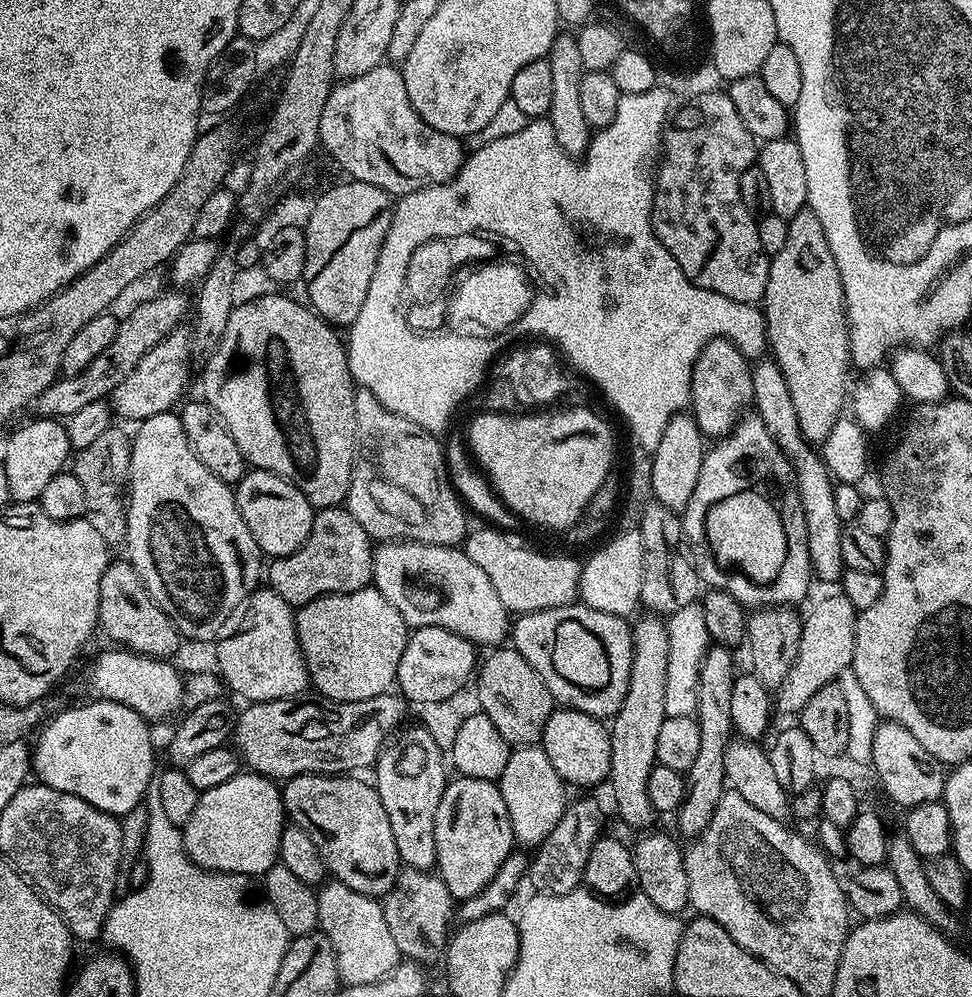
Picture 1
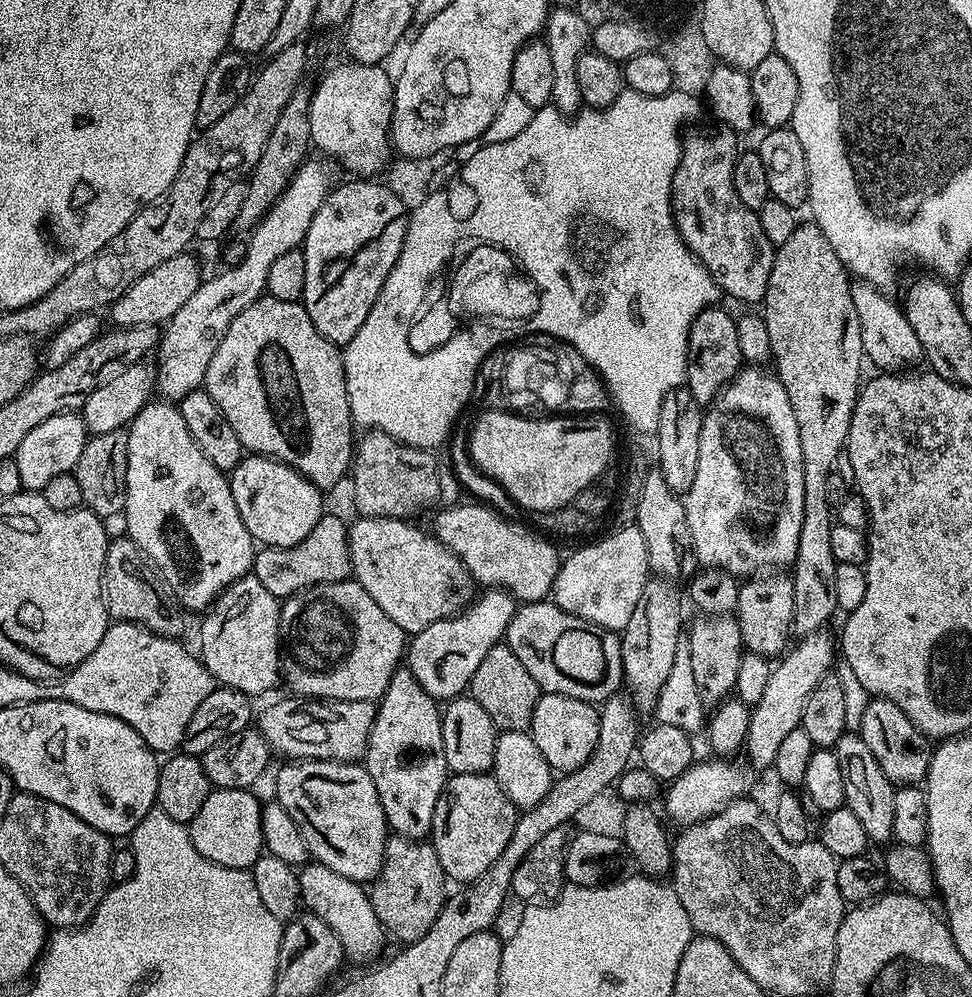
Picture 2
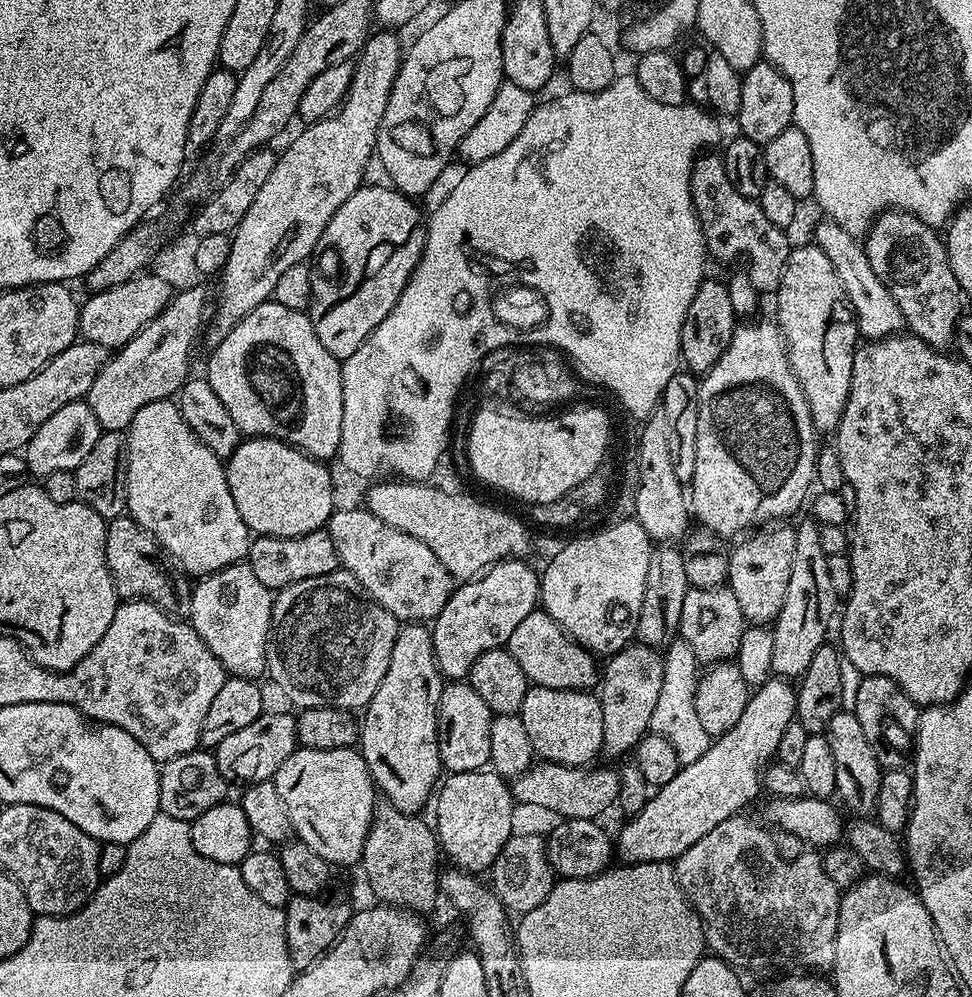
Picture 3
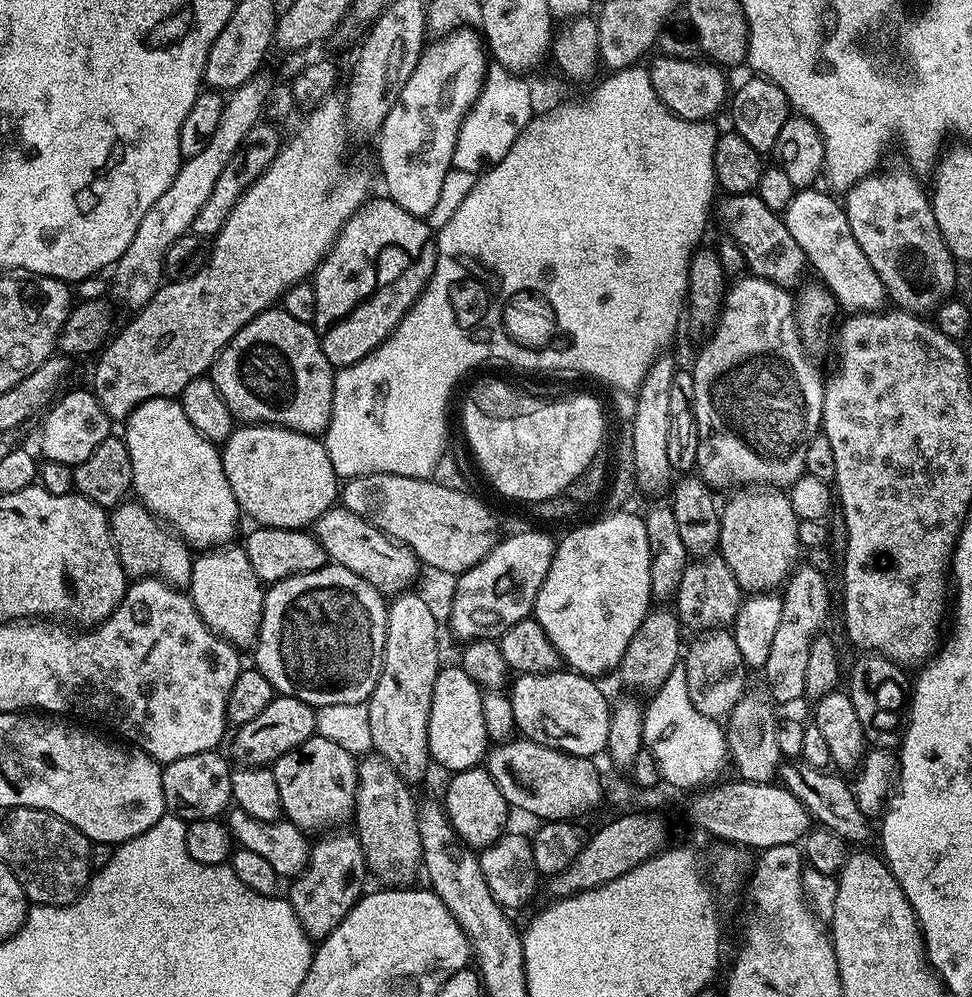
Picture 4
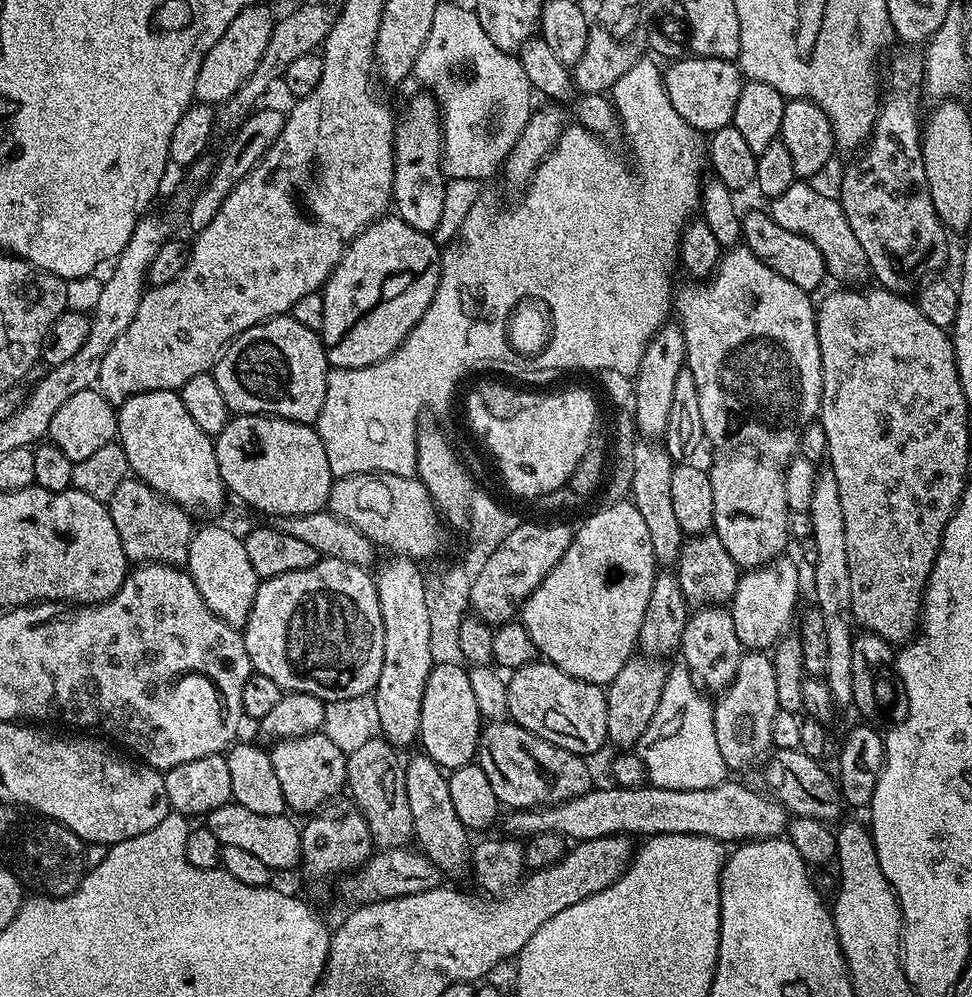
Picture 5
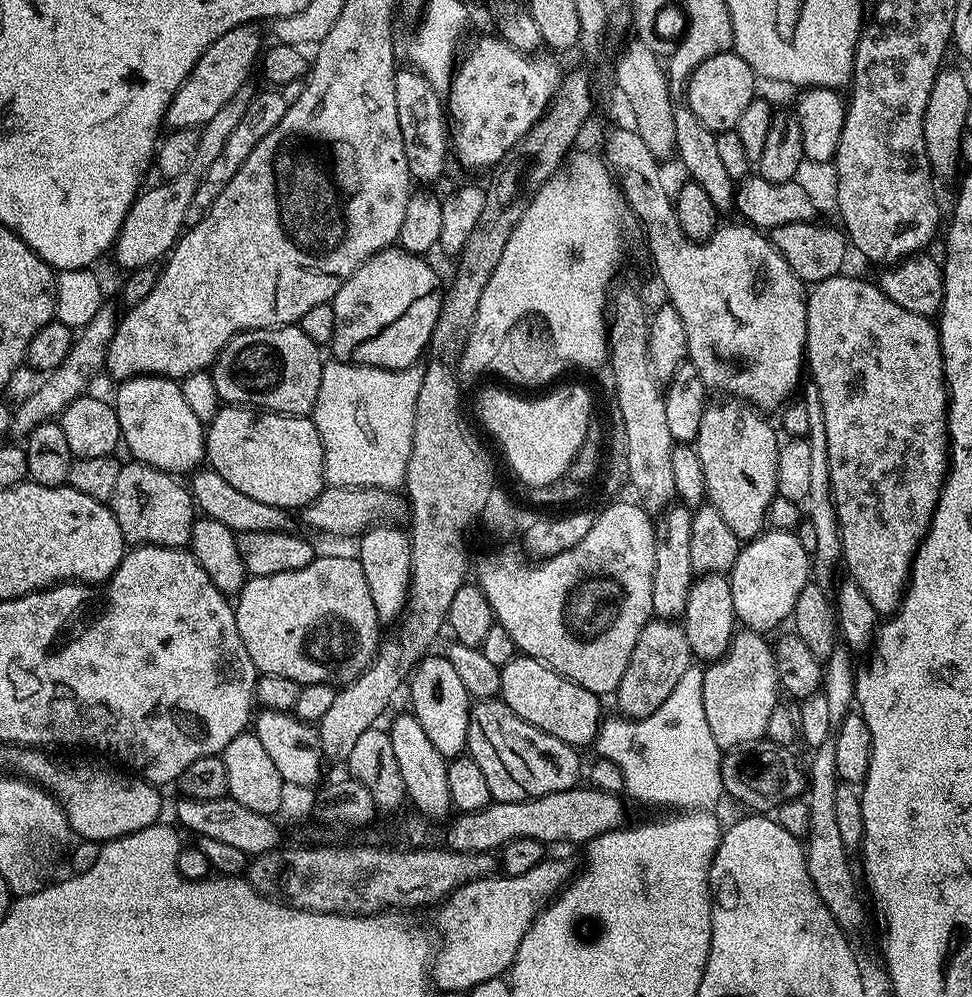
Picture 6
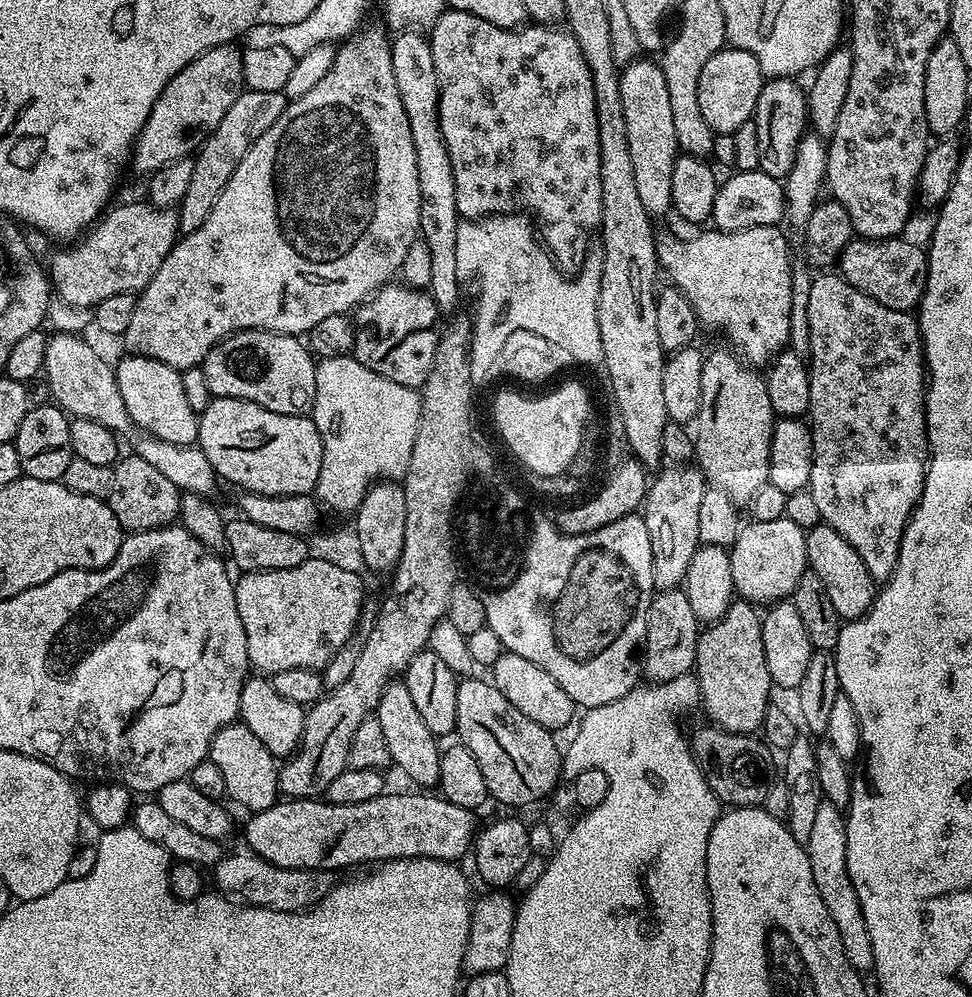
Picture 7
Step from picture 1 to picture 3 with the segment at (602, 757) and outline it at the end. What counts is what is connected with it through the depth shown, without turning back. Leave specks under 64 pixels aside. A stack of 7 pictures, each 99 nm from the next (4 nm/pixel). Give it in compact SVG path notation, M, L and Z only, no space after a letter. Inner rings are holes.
M529 687L519 710L522 726L530 734L532 751L541 761L550 764L588 766L604 747L602 738L602 706L591 691L575 688Z

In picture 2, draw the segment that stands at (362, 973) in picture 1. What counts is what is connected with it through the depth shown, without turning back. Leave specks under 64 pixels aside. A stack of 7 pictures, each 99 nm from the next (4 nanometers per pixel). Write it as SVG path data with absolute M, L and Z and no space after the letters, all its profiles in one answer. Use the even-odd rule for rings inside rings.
M309 862L299 869L300 898L303 907L313 912L334 934L338 934L338 942L342 942L342 950L349 961L360 960L363 956L372 956L384 948L386 933L378 914L374 914L372 897L363 883L342 878L342 874L334 874L330 866L322 866Z

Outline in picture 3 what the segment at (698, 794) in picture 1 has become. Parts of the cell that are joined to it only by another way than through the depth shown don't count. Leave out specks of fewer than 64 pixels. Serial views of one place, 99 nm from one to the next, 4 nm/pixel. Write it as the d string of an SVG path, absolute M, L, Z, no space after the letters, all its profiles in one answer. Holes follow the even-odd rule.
M727 586L719 588L689 587L686 598L682 598L682 618L678 629L679 639L694 650L694 658L704 666L717 662L728 662L735 657L742 642L746 621L738 598L734 598L732 589Z

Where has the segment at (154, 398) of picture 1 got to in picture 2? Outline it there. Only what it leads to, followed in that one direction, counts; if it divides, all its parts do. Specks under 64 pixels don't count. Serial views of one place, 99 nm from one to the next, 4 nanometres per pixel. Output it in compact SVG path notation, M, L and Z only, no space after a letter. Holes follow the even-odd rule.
M305 159L272 209L252 229L246 240L247 248L242 262L225 267L225 272L209 280L207 277L200 283L198 290L194 290L193 296L180 307L178 314L171 316L168 323L163 325L158 341L160 357L154 363L154 371L155 391L159 395L161 392L165 401L179 402L186 394L203 385L210 358L214 358L214 350L218 350L230 322L234 322L234 318L238 318L246 306L265 295L271 263L280 255L303 245L306 230L310 230L314 214L318 214L330 191L327 166L312 159Z

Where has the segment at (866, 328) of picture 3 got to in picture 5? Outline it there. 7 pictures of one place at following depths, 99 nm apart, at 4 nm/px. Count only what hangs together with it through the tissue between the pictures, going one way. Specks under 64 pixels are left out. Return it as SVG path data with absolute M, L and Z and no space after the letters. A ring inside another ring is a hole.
M797 182L790 186L790 190L786 190L786 194L775 197L771 201L770 215L774 218L774 222L778 222L778 226L782 226L782 230L790 230L794 234L798 234L802 238L806 238L810 242L814 242L814 246L818 246L818 250L824 259L824 267L829 277L837 276L840 280L860 280L865 275L869 275L870 269L866 262L866 254L862 254L862 246L858 242L858 238L854 235L854 230L850 230L850 222L846 222L846 214L842 210L839 199L835 195L827 196L824 192L819 192L816 188L811 188L811 183Z

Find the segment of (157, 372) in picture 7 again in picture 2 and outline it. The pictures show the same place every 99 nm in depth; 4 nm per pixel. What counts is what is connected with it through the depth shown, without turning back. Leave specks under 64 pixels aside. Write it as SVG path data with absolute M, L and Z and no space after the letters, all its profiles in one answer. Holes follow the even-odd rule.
M172 402L156 403L145 404L126 429L128 457L122 521L128 527L128 539L144 551L155 571L164 575L163 583L176 603L189 613L203 613L215 605L224 589L229 588L238 578L251 573L257 549L251 534L246 530L246 522L242 522L242 514L238 514L238 506L234 506L229 477L218 470L218 466L214 466L214 462L210 462L202 450L198 450L198 442L190 438L190 430L182 419L179 407Z

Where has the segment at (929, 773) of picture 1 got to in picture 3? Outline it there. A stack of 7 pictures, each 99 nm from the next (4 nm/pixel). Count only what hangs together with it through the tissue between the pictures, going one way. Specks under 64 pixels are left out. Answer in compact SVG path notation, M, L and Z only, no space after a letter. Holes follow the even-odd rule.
M865 676L858 686L854 711L881 769L908 768L916 743L916 730L920 727L921 709L917 704L905 692L901 692L890 678Z

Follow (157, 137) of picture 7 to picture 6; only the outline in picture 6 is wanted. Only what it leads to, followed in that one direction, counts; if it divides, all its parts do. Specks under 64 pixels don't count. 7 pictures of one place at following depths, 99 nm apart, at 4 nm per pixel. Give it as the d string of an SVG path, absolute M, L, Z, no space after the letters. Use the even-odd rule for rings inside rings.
M250 23L234 26L234 30L226 30L226 34L222 34L222 38L211 44L206 54L202 54L202 58L198 58L194 70L190 70L186 82L182 82L178 94L174 94L170 102L166 117L169 129L200 130L204 124L210 122L210 118L214 117L218 110L238 94L241 87L249 83L248 75L251 74L255 64L257 67L262 56L260 32L256 28L259 27L255 23Z

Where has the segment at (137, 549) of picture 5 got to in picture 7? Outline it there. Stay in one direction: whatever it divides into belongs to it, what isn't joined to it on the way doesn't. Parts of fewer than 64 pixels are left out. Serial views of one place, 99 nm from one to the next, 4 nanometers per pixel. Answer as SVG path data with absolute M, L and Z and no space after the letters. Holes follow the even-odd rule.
M128 454L116 461L112 473L114 482L110 482L110 494L106 502L110 510L114 510L114 518L118 518L125 533L167 528L177 523L182 493L174 486L174 482L170 482L170 478L166 478L155 466L150 466L150 462Z

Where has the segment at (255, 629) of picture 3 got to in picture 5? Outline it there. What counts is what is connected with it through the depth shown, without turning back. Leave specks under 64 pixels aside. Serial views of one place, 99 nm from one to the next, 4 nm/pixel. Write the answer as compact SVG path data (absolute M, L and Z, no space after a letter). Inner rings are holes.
M216 524L197 527L188 544L186 571L192 577L194 586L198 586L198 594L202 594L202 602L206 602L209 610L230 627L243 629L250 618L254 594L261 582L254 566L250 566L243 539L239 535L236 537L230 529L219 528Z

